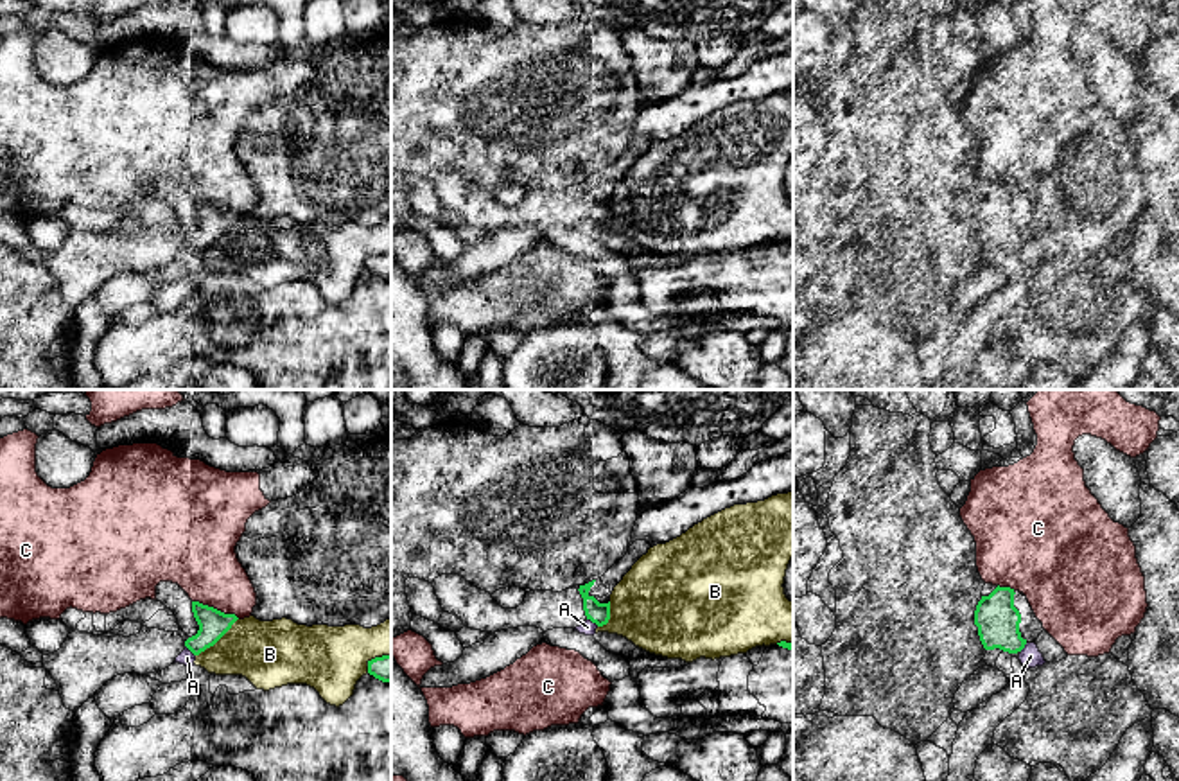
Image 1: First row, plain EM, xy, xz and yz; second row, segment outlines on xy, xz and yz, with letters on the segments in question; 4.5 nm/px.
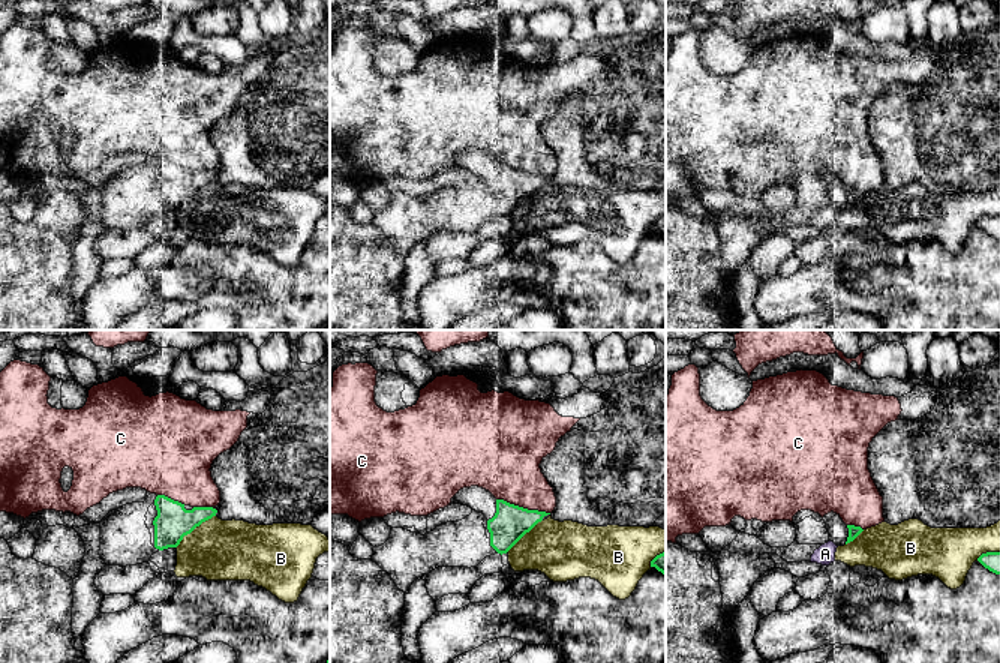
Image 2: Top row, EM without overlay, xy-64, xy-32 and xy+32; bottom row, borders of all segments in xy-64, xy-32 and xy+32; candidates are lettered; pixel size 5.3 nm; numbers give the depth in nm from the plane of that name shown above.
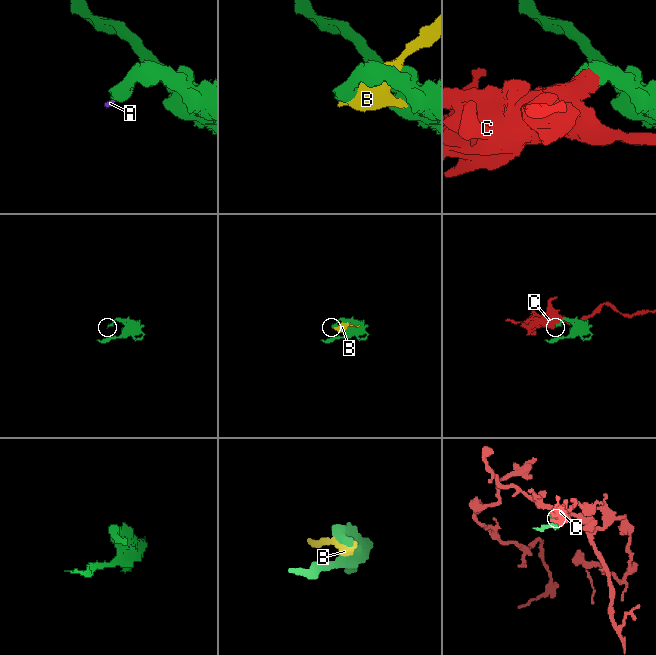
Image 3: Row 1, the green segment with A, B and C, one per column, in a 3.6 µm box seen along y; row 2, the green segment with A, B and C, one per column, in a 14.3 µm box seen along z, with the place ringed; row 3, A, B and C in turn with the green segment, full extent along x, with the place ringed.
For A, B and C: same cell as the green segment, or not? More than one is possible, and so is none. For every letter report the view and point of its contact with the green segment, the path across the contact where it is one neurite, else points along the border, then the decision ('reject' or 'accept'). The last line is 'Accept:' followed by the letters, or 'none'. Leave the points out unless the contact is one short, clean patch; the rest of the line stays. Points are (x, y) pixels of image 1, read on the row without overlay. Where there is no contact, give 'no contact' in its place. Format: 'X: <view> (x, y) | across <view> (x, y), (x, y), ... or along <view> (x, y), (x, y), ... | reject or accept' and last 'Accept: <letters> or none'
A: xz (593, 219) | reject
B: xy (218, 237) | reject
C: xy (216, 207) | reject
Accept: none

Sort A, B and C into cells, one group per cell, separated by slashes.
A B / C

